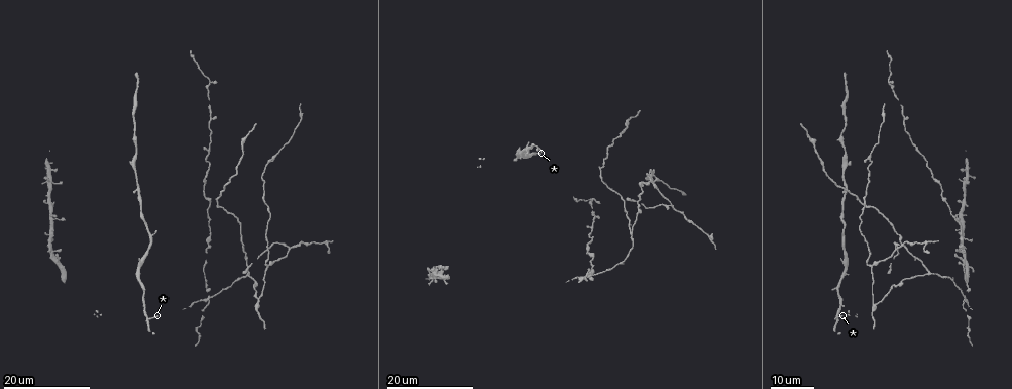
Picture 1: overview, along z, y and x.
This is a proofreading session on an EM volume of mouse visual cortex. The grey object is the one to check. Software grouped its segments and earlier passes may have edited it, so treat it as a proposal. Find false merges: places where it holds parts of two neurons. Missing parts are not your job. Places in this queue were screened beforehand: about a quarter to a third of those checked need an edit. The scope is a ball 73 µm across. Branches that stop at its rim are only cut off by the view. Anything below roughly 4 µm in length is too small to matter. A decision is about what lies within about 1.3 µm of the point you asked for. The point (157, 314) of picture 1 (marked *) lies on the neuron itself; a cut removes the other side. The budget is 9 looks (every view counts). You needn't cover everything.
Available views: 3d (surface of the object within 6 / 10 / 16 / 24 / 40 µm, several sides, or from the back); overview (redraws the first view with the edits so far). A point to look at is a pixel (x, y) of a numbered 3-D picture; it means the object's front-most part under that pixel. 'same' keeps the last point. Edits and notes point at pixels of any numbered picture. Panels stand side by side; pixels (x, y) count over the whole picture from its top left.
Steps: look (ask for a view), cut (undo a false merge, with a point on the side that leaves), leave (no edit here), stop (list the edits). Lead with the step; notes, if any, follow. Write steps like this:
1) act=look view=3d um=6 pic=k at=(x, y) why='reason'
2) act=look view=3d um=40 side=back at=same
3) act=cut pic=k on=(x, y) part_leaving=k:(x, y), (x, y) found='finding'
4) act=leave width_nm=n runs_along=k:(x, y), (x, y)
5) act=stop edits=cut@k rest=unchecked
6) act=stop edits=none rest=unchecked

act=look view=3d um=24 pic=1 at=(673, 205) why='a fork'

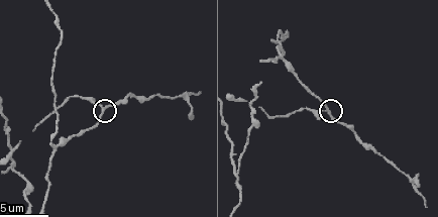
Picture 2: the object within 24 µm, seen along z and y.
act=look view=3d um=6 pic=2 at=(103, 107) why='closer look'

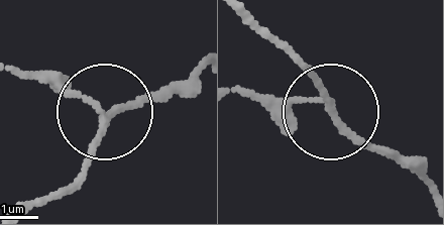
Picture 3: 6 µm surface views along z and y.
act=look view=3d um=6 side=back pic=3 at=(332, 109)

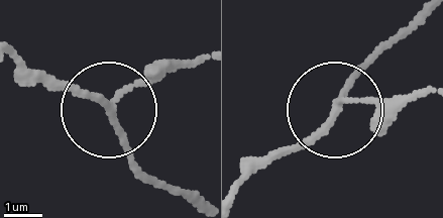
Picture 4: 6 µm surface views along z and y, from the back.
act=leave side_arm_um=15 arms=3 found='continuous, no second neuron'

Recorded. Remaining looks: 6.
act=look view=3d um=6 pic=2 at=(239, 183) why='three-way junction'

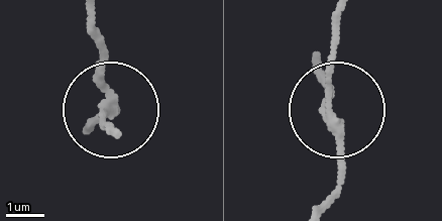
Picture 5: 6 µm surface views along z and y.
act=cut pic=5 on=(107, 57) part_leaving=5:(109, 99), (93, 15) found='a second neuron is stuck on'

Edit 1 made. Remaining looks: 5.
act=look view=3d um=24 pic=1 at=(871, 161) why='calibre changes'

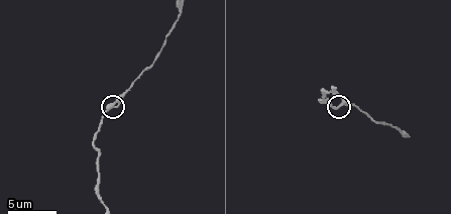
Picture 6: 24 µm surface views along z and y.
act=look view=3d um=6 pic=6 at=(336, 107)

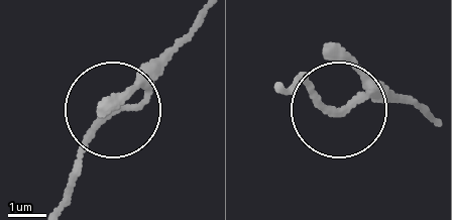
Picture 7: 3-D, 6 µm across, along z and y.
act=leave width_nm=170 runs_along=7:(285, 84), (305, 84), (336, 110), (372, 94), (411, 94) found='all the same neuron'

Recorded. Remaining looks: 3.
act=look view=overview

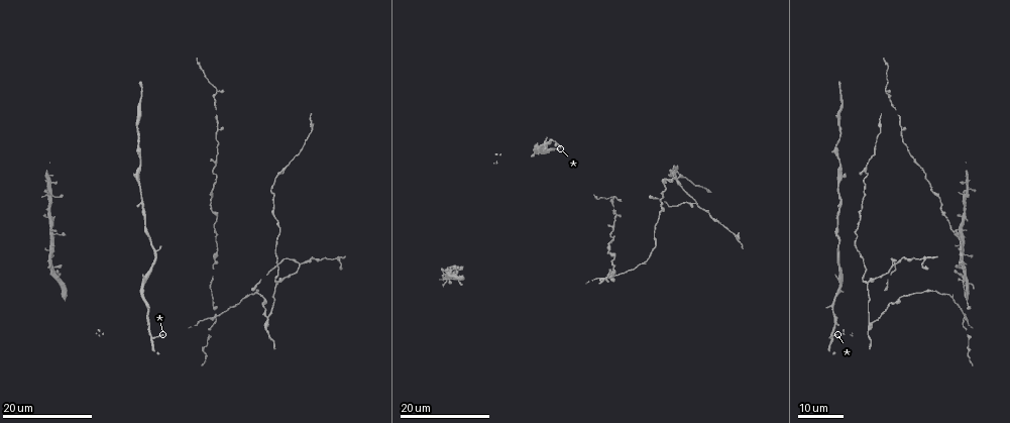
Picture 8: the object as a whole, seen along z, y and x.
act=look view=3d um=16 pic=8 at=(885, 92) why='calibre changes'

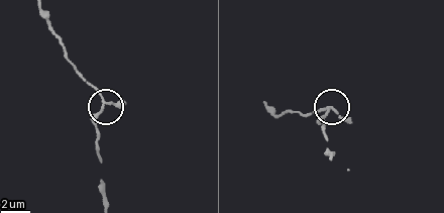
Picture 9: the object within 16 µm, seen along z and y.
act=look view=3d um=10 pic=9 at=(103, 101)

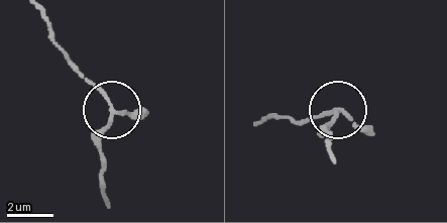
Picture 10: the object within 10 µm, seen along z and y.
act=leave arms=3 runs_along=10:(107, 201), (101, 131), (111, 108), (69, 64) found='all the same neuron'

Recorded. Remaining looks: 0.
act=stop edits=cut@5 rest=unchecked

